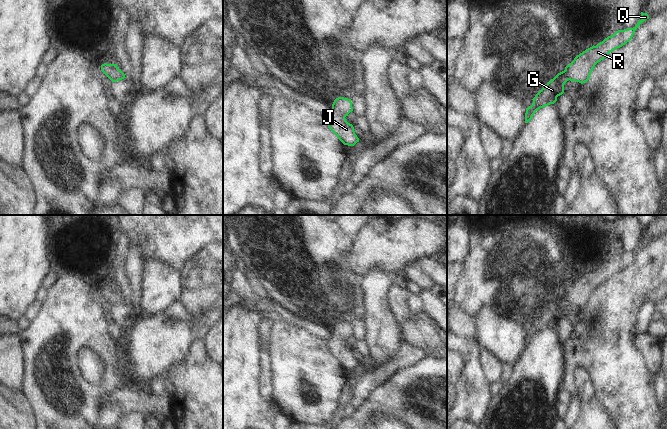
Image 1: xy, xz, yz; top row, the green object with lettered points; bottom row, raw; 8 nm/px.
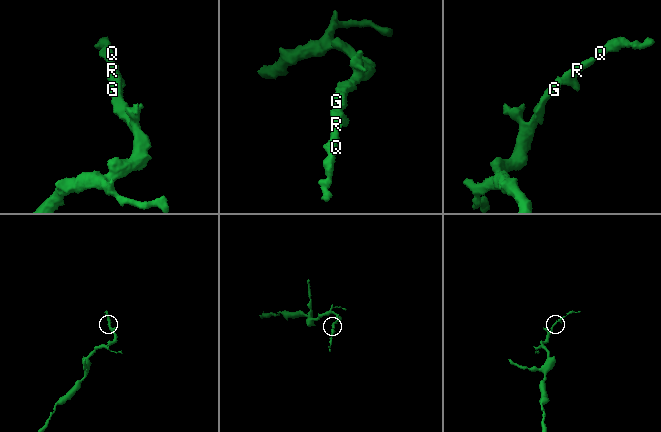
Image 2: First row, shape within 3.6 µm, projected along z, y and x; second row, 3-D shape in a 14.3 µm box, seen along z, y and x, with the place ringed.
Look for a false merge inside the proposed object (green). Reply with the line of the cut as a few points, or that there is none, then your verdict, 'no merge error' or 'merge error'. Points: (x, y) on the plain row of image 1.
no cut; no merge error

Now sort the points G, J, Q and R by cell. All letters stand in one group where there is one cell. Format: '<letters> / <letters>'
G J Q R

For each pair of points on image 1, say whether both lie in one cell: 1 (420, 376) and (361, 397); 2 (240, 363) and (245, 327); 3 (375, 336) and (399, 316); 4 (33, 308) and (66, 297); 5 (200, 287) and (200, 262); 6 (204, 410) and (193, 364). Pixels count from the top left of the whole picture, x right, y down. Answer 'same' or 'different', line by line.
1: different
2: same
3: different
4: different
5: same
6: same

